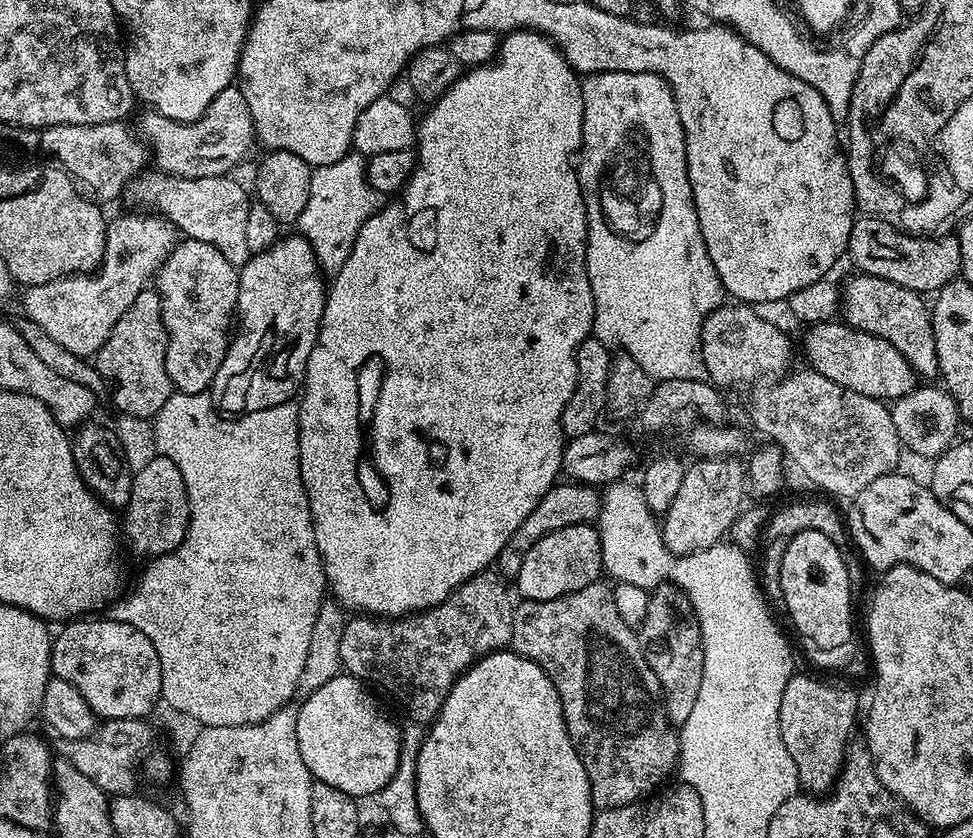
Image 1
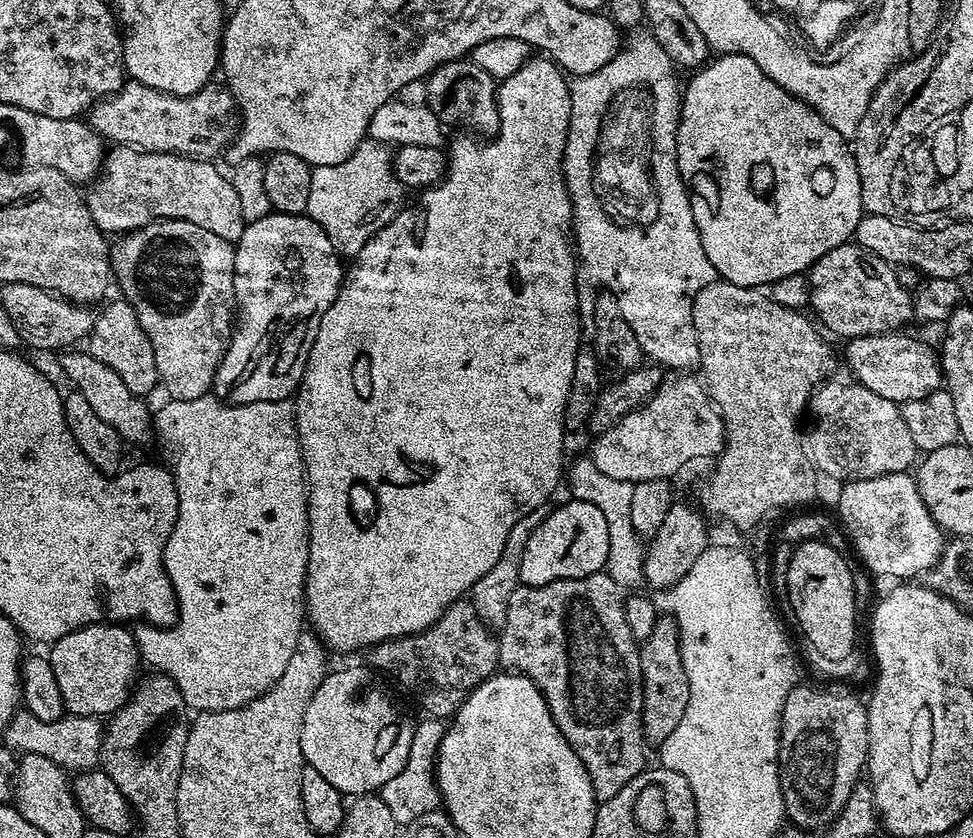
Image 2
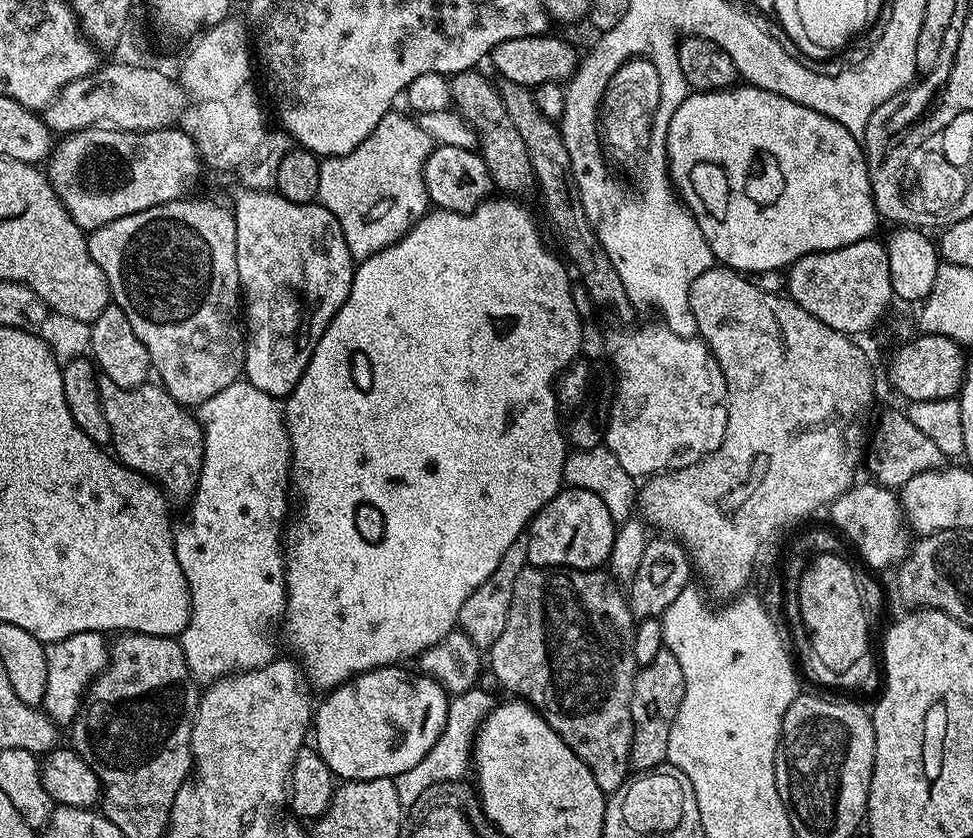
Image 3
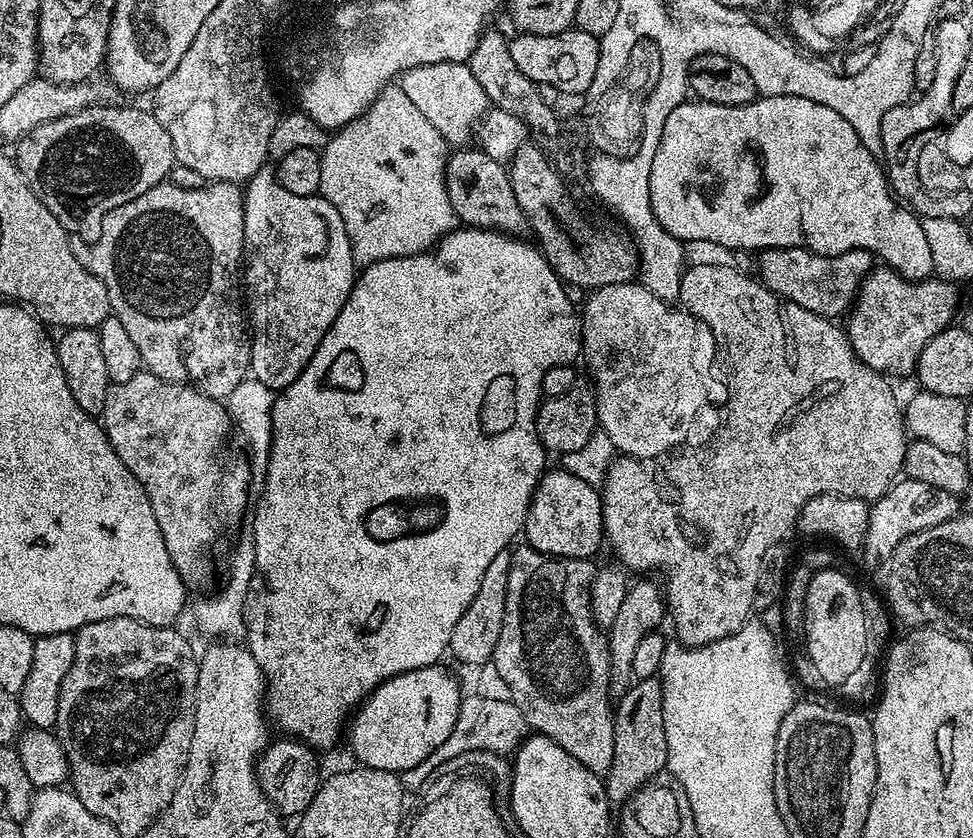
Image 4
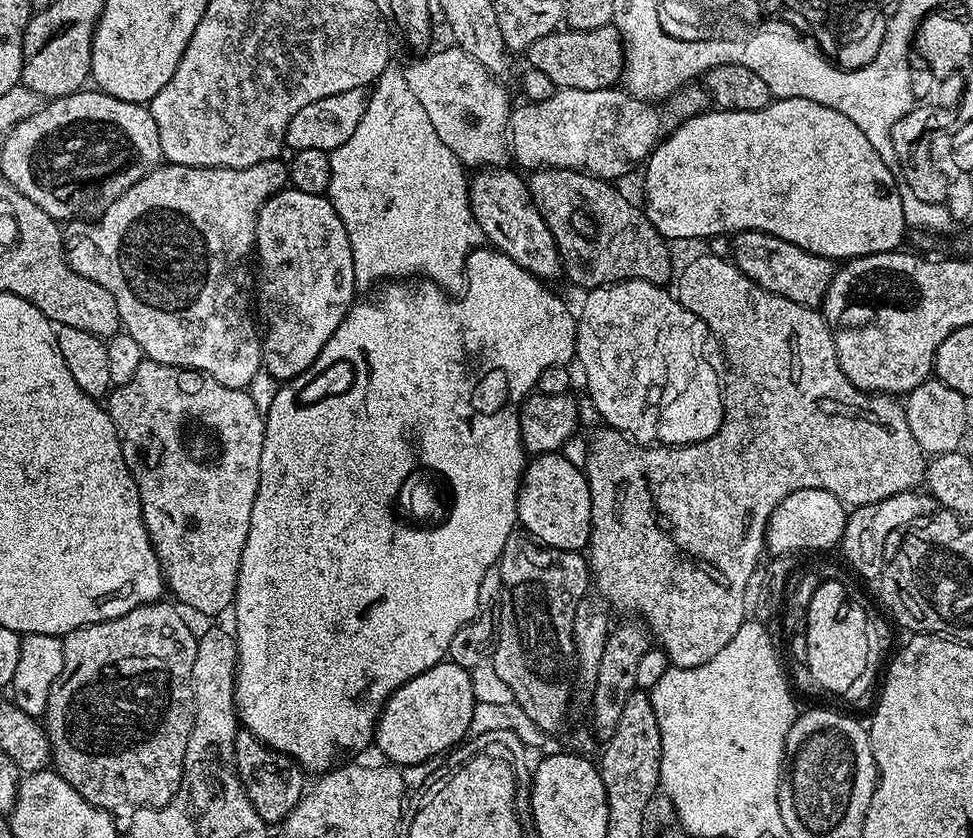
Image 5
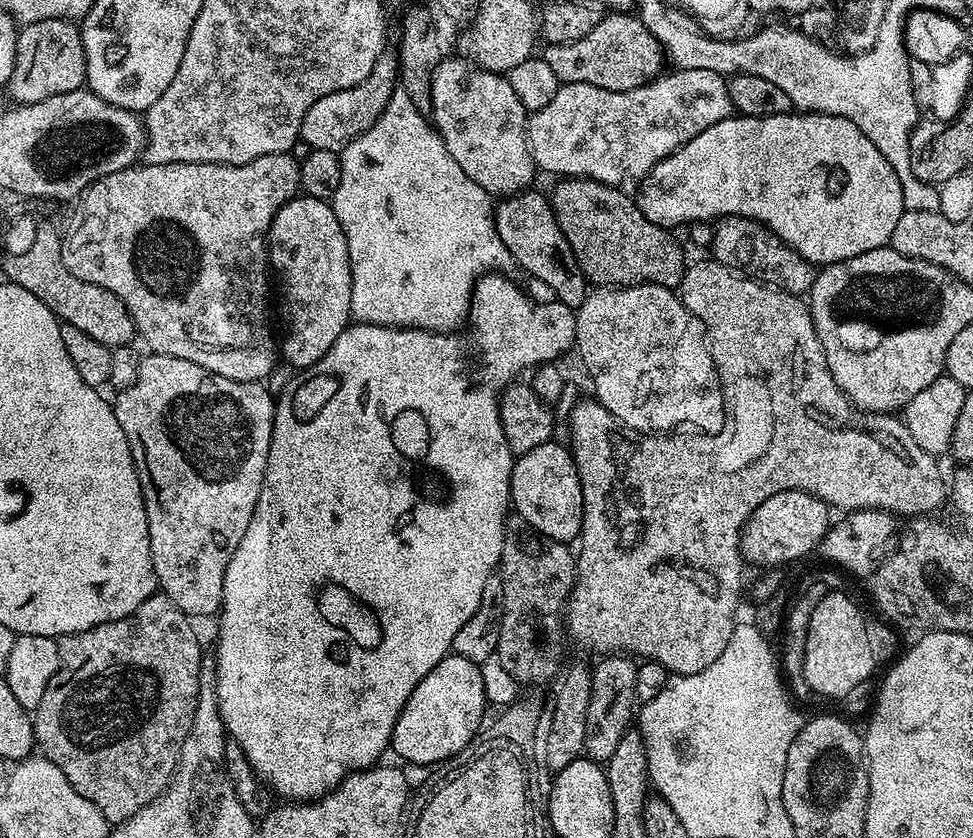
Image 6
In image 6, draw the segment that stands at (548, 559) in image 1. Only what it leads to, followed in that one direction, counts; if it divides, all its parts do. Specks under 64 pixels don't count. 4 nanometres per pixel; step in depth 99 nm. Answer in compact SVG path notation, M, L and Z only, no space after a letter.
M555 439L548 440L526 454L516 456L512 462L510 478L510 504L515 515L524 519L525 525L539 532L549 542L572 542L582 530L582 482L578 478L576 463L571 451Z

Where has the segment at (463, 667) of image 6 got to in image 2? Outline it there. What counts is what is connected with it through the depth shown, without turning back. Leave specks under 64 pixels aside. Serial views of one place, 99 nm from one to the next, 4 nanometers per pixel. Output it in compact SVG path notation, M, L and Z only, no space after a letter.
M363 667L329 671L306 706L300 731L305 765L318 770L348 798L379 793L384 783L398 775L406 766L413 731L400 721L395 702L380 689L373 669Z

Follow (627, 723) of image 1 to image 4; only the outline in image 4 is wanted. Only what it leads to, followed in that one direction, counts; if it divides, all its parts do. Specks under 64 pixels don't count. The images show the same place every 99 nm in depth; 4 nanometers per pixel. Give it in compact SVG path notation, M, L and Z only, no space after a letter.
M526 542L521 543L521 548L513 547L510 558L510 582L506 590L506 614L502 622L502 634L498 634L498 646L494 650L491 664L497 667L498 674L502 674L503 681L510 686L511 701L522 712L527 727L533 733L545 736L554 741L566 754L570 754L582 766L586 766L595 774L603 777L610 770L610 762L614 760L614 697L612 695L612 663L610 662L610 650L608 638L602 629L592 619L591 590L597 574L597 565L592 565L591 559L586 560L563 560L560 556L547 556L538 550L534 550Z

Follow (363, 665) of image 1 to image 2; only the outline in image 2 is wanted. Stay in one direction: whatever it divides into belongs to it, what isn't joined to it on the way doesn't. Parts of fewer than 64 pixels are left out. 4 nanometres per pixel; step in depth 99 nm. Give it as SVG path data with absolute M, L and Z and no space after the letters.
M461 598L424 632L383 640L367 649L366 656L367 663L377 673L385 672L421 708L421 713L451 718L479 684L496 675L500 668L500 642L497 633L478 618L472 603Z

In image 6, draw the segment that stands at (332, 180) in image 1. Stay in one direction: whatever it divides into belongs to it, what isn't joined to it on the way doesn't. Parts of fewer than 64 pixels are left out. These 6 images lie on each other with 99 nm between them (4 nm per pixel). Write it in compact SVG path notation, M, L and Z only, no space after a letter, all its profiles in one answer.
M397 87L392 93L390 100L386 102L384 112L374 122L374 126L370 126L370 130L350 141L344 147L344 151L339 153L339 158L342 166L342 182L338 182L338 190L333 194L330 203L334 214L338 214L338 222L342 222L342 234L346 234L346 250L350 254L352 320L362 324L381 324L387 328L422 328L426 332L455 333L469 319L472 292L480 277L489 274L508 274L514 268L510 250L506 250L502 238L498 238L494 204L488 192L482 190L482 186L478 186L478 182L474 182L474 178L470 178L466 170L462 170L462 166L454 162L454 158L450 158L450 150L446 150L440 133L429 122L425 113L414 106L405 88L401 87Z

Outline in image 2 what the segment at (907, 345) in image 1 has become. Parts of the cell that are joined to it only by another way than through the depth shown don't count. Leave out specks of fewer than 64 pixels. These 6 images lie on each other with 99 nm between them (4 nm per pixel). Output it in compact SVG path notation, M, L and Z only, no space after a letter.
M861 244L834 246L812 264L806 275L811 311L816 311L815 319L836 336L879 336L881 332L903 329L903 324L913 319L914 296L902 286L897 269Z

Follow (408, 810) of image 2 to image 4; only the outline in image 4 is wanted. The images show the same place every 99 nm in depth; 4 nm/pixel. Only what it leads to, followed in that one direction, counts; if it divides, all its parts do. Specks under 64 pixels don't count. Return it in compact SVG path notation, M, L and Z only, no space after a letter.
M475 692L468 693L461 699L458 720L455 723L455 729L446 738L446 742L430 754L429 758L424 759L414 766L411 770L401 773L401 782L407 790L422 790L430 776L439 773L444 767L451 765L456 757L465 753L478 751L493 751L498 740L506 736L518 737L523 731L527 731L527 724L522 718L522 712L518 710L515 703L511 700L493 700L483 698Z

